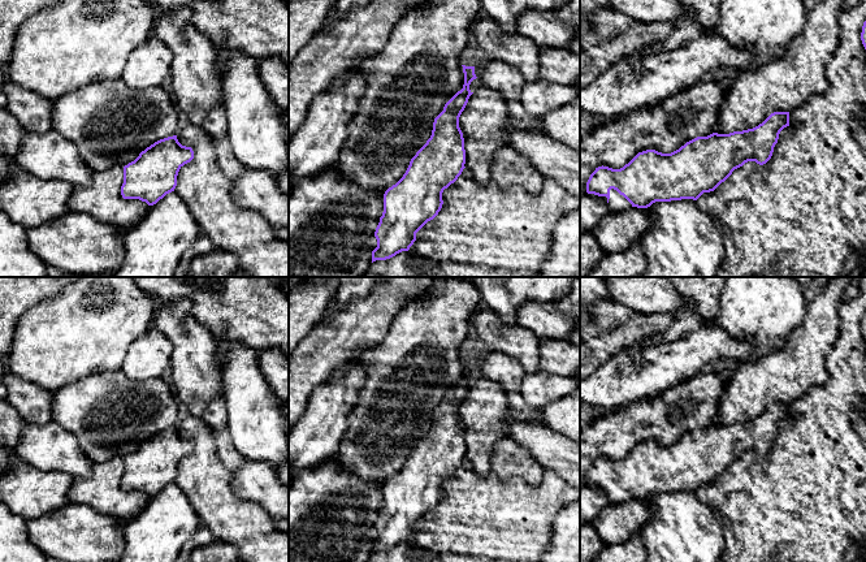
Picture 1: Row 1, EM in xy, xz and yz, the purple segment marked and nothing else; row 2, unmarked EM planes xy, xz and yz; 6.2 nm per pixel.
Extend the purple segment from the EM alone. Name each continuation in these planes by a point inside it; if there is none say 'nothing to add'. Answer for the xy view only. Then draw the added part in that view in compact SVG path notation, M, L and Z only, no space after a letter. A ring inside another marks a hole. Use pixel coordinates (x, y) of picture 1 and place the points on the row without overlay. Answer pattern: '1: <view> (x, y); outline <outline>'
nothing to add

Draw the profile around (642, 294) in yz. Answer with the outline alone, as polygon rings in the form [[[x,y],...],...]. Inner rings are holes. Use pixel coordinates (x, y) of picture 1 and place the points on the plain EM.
[[[601,277],[611,298],[640,314],[672,312],[675,319],[664,332],[655,333],[649,342],[671,342],[693,333],[703,324],[687,299],[663,277]]]

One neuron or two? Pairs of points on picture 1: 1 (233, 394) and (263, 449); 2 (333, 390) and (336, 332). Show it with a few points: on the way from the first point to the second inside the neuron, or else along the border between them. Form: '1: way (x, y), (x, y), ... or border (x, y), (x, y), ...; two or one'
1: way (246, 407), (254, 415), (258, 431), (263, 436); one
2: border (328, 379), (312, 392), (308, 402); two

